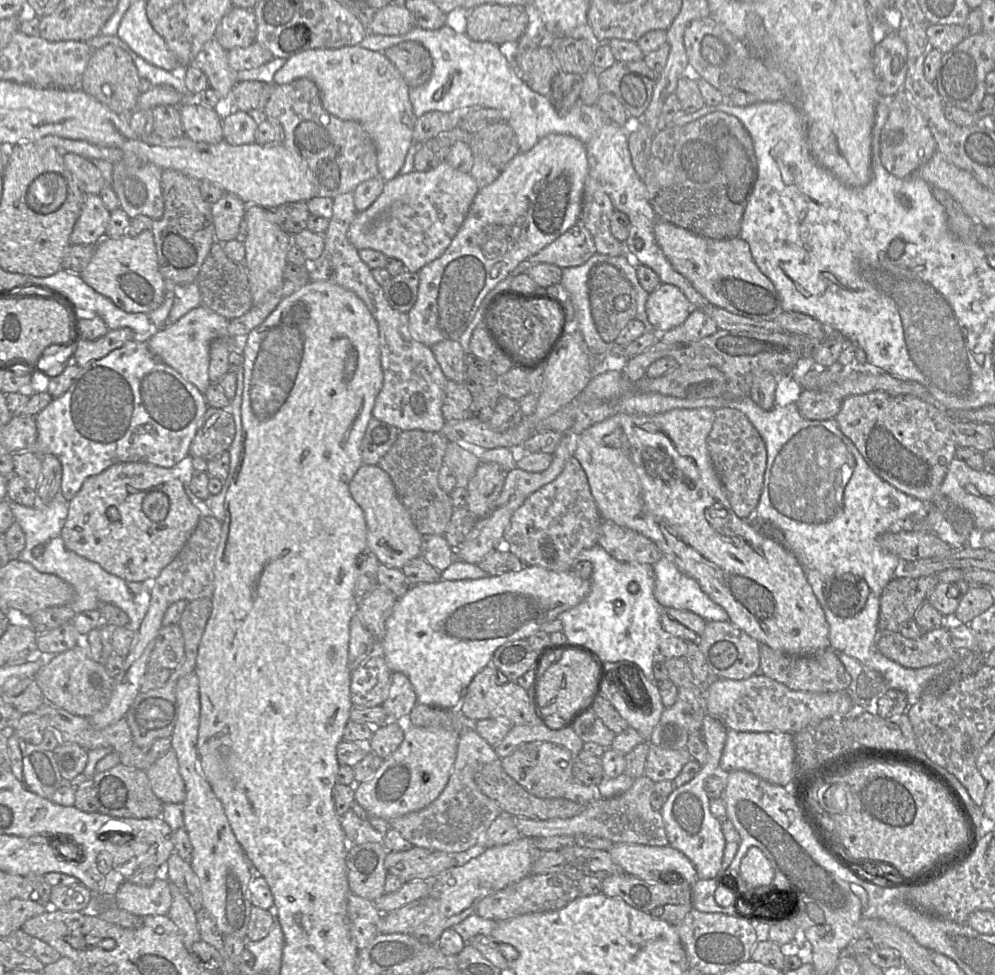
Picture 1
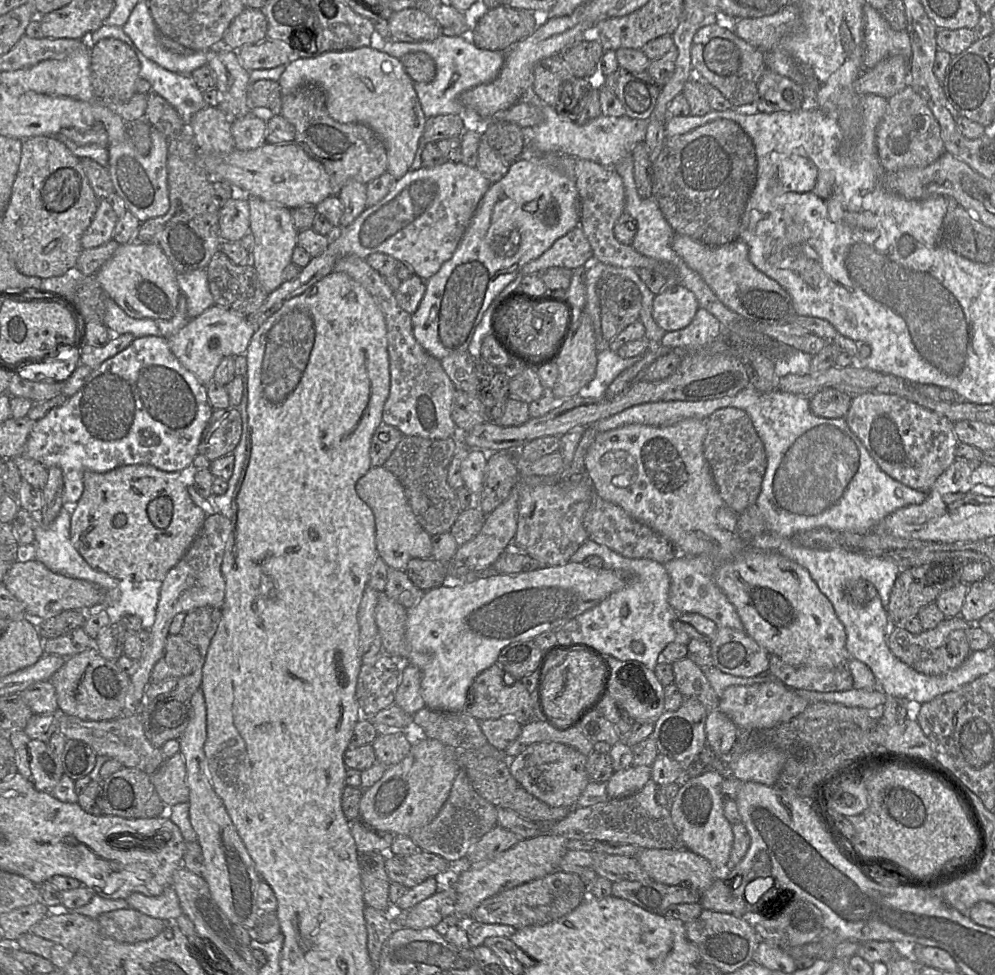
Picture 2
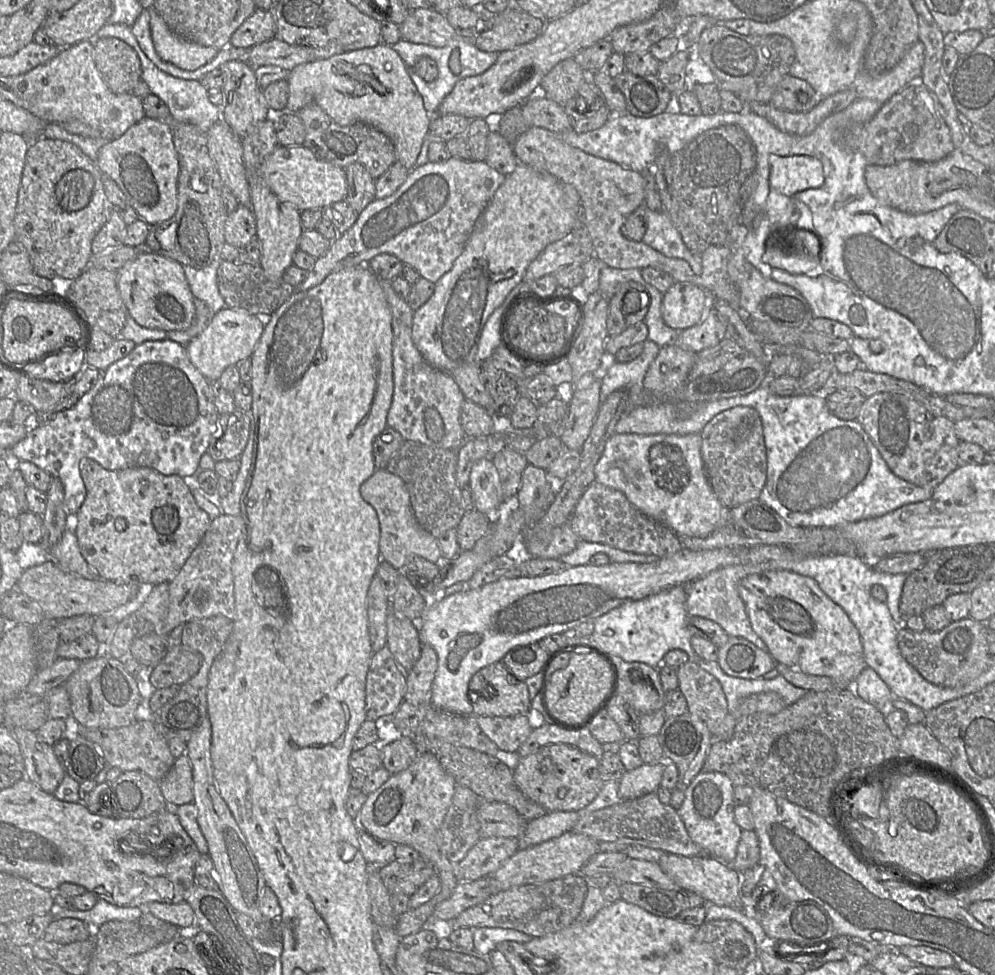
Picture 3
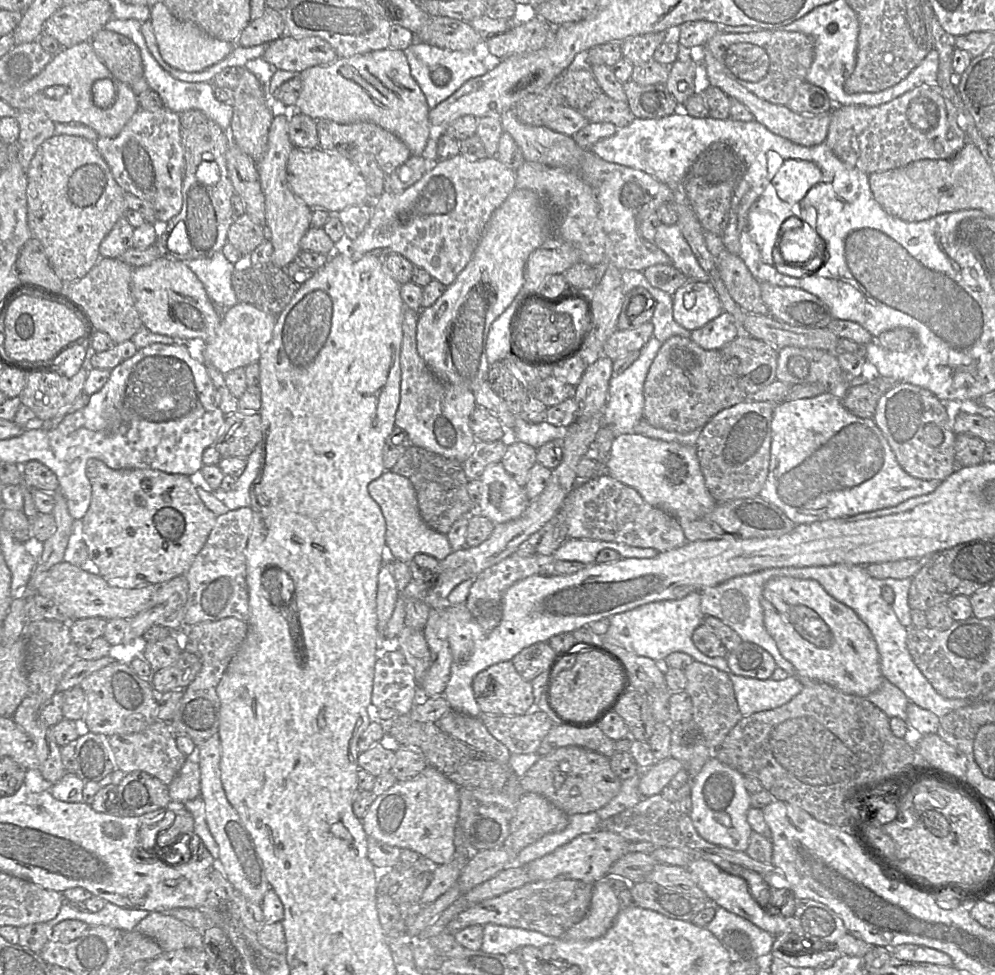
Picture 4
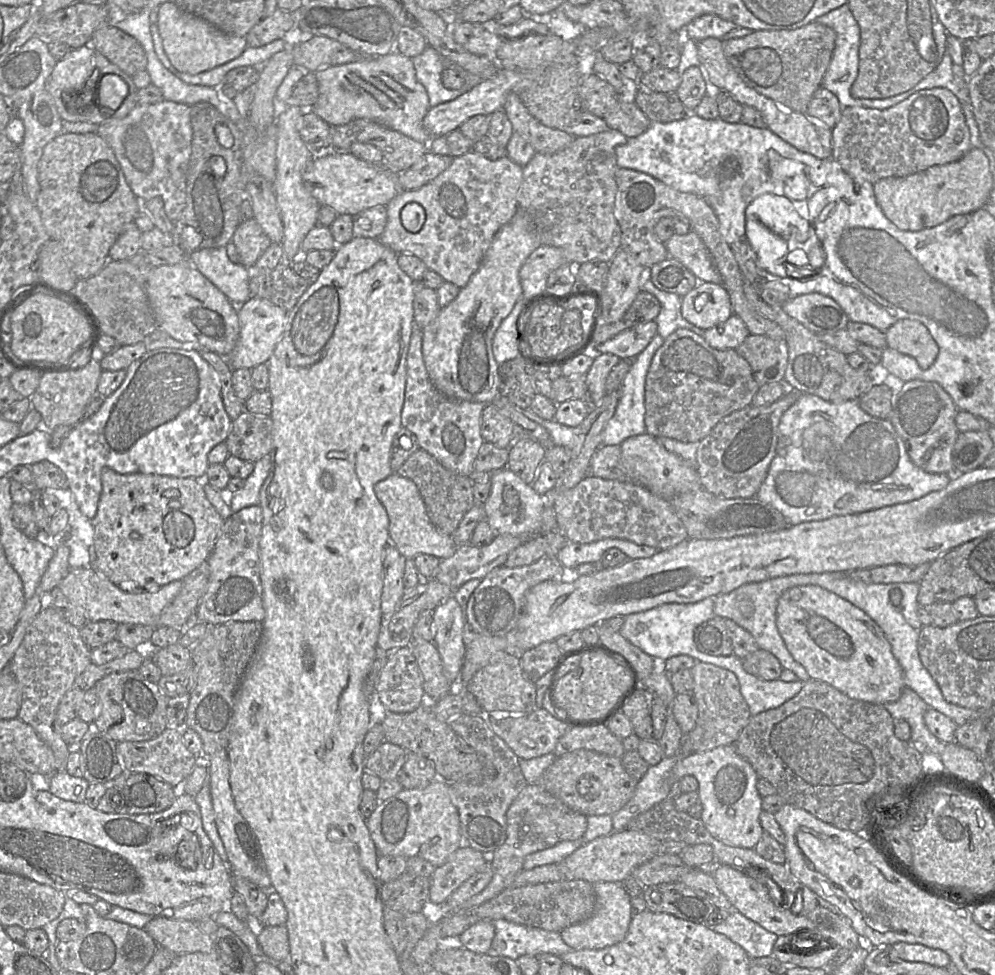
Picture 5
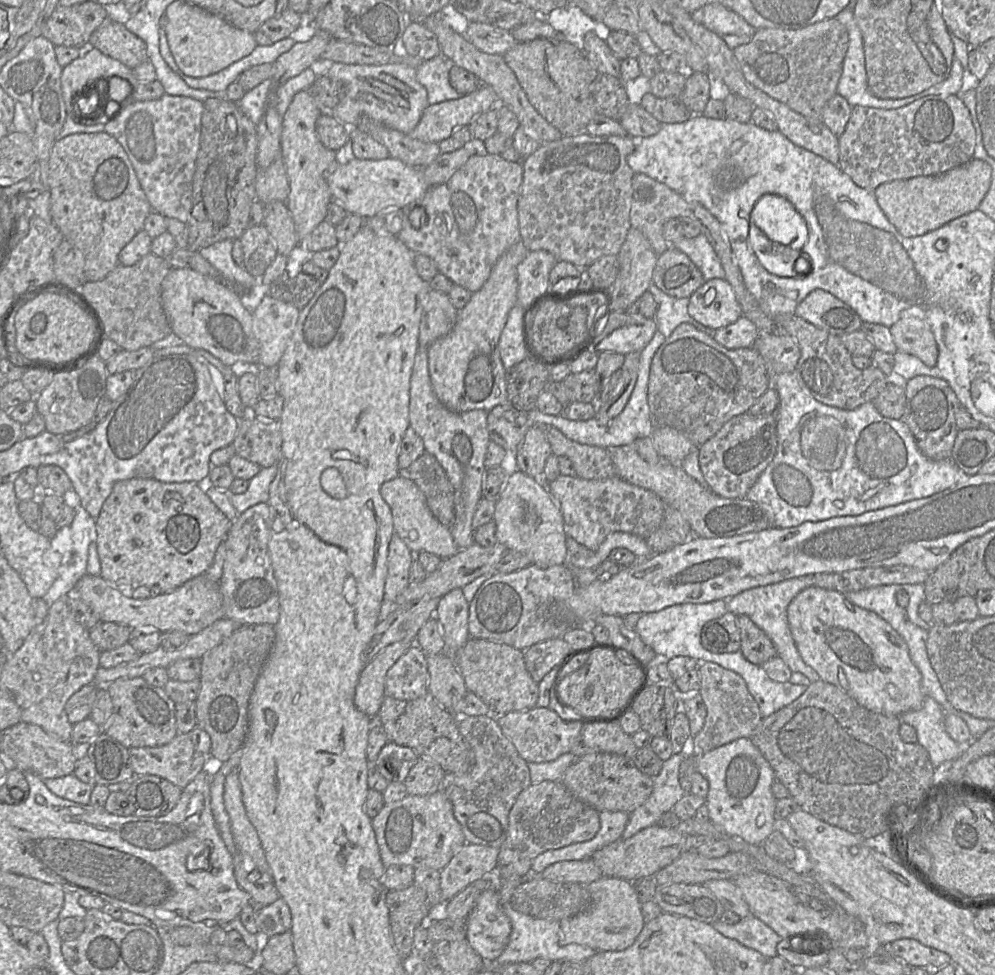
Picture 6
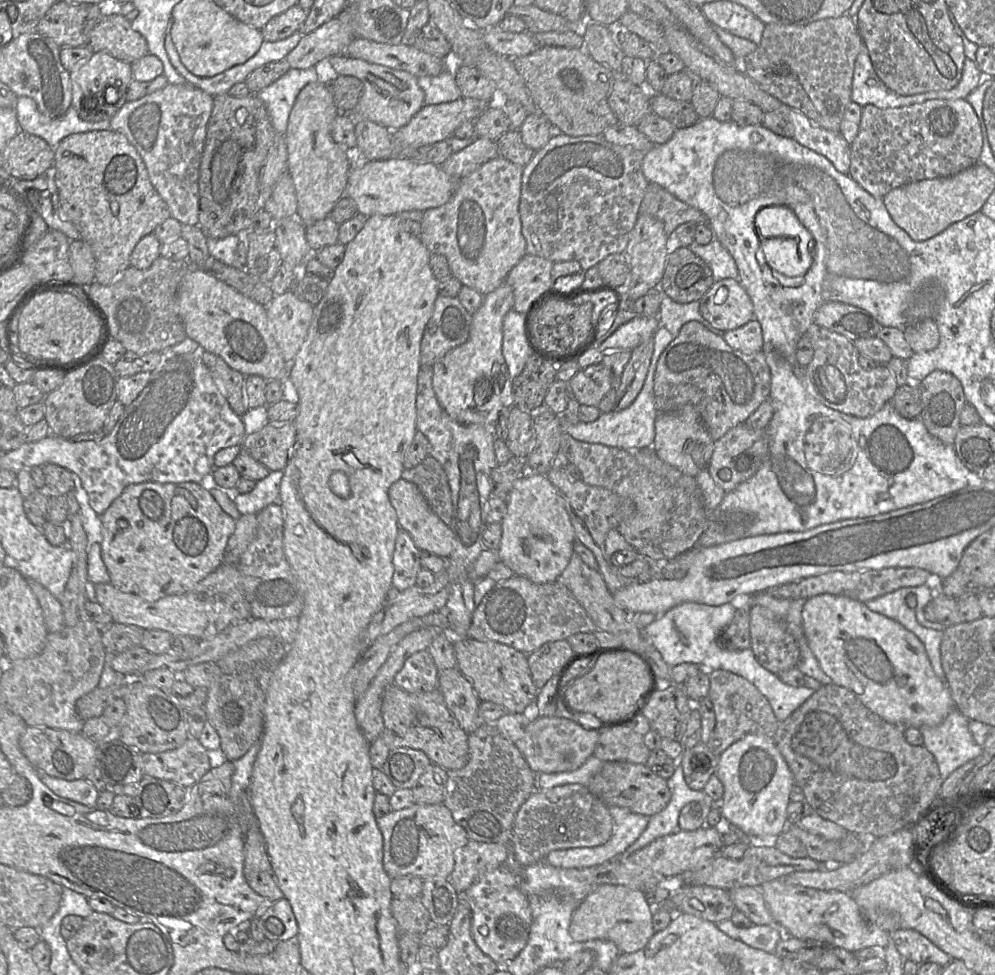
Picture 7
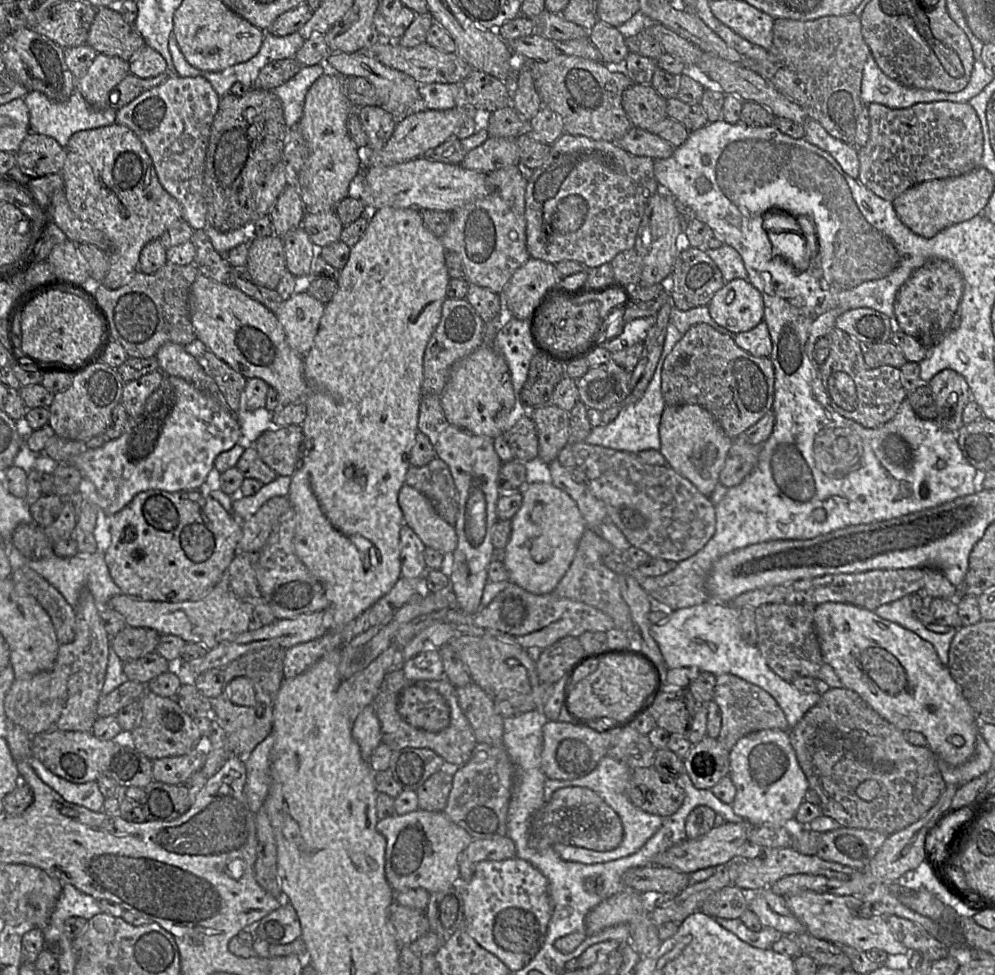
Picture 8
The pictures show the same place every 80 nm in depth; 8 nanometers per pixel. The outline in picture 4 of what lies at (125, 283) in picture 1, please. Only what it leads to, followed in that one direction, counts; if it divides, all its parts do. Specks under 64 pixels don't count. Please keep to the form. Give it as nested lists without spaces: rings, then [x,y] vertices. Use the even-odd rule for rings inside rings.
[[[160,257],[148,265],[133,269],[131,292],[140,319],[148,330],[172,338],[207,341],[221,319],[202,282],[181,260]]]

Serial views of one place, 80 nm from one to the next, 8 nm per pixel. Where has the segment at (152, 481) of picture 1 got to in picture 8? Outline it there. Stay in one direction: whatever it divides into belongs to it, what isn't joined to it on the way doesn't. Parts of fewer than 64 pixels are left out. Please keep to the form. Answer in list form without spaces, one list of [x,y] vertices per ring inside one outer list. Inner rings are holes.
[[[203,487],[177,492],[153,489],[140,492],[124,508],[110,517],[110,534],[111,543],[104,553],[104,559],[113,581],[120,588],[122,594],[143,601],[175,603],[200,600],[212,590],[237,553],[237,546],[242,537],[242,524],[233,513],[227,512]]]

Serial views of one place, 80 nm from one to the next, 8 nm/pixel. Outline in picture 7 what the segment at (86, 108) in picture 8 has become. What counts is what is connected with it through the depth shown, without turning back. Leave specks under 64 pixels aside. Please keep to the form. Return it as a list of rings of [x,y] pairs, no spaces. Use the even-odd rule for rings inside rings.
[[[28,96],[18,97],[16,114],[20,131],[38,136],[54,148],[70,134],[108,130],[111,121],[111,118],[100,121],[83,120],[72,106],[61,117],[50,119],[39,112],[36,102]]]

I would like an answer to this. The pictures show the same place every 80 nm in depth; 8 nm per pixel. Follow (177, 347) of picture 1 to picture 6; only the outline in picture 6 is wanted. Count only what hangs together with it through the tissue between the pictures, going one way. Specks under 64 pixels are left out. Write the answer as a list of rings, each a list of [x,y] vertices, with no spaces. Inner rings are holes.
[[[264,296],[252,310],[253,331],[260,344],[258,367],[276,368],[296,326],[300,309]]]

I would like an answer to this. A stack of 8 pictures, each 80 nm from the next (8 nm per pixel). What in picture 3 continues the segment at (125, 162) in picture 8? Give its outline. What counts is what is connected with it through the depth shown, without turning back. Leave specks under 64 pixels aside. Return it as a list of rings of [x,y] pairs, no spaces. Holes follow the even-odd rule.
[[[39,137],[29,140],[14,217],[15,239],[28,252],[34,271],[52,280],[55,277],[75,280],[91,263],[92,241],[115,209],[107,199],[102,172],[96,161],[71,142]]]

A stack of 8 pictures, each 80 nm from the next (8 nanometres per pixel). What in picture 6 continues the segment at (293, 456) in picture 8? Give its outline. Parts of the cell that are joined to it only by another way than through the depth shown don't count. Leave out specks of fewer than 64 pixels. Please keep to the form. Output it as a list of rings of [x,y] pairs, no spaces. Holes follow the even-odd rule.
[[[265,417],[238,419],[232,445],[237,455],[261,468],[276,465],[282,448],[280,421]]]

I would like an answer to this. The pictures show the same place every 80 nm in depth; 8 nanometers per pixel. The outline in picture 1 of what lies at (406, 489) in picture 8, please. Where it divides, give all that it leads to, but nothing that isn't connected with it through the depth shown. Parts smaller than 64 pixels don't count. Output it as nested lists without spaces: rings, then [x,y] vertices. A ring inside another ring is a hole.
[[[363,464],[350,482],[349,490],[365,515],[367,547],[377,556],[381,564],[401,569],[409,560],[421,555],[422,535],[400,502],[390,476],[381,467]]]

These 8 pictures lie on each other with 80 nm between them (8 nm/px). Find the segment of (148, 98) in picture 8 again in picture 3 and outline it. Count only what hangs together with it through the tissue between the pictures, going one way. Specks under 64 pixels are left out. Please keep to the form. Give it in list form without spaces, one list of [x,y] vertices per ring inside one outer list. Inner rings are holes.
[[[144,117],[131,125],[120,137],[107,141],[99,150],[97,165],[125,195],[130,205],[149,225],[170,219],[177,210],[179,158],[173,144],[171,127]]]

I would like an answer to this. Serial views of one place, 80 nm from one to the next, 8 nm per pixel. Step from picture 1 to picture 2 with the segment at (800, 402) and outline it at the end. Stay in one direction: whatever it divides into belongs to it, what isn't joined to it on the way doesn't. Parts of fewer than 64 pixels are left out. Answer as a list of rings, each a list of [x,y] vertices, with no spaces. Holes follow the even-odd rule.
[[[825,389],[809,397],[811,412],[823,418],[844,418],[853,396],[836,390]]]

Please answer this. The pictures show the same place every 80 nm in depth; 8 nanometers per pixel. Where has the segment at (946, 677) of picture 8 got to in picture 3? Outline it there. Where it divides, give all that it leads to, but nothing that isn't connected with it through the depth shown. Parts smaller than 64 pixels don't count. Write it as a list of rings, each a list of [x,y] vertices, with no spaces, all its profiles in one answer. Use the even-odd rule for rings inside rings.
[[[771,570],[763,573],[756,573],[747,576],[741,581],[739,585],[739,594],[746,606],[747,615],[753,630],[763,640],[763,642],[766,644],[767,652],[777,662],[783,663],[791,669],[803,672],[805,674],[833,678],[835,680],[847,683],[848,687],[852,687],[858,675],[867,666],[863,653],[862,640],[858,629],[852,623],[846,612],[821,590],[818,583],[813,578],[786,570]]]

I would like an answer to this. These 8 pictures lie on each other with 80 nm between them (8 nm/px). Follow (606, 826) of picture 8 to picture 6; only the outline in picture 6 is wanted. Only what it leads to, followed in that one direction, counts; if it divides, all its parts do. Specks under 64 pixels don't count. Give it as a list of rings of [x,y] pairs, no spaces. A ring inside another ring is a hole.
[[[561,782],[531,784],[518,795],[509,812],[507,837],[499,848],[492,885],[500,892],[503,882],[529,874],[532,861],[539,854],[589,841],[599,829],[599,812],[573,796]]]

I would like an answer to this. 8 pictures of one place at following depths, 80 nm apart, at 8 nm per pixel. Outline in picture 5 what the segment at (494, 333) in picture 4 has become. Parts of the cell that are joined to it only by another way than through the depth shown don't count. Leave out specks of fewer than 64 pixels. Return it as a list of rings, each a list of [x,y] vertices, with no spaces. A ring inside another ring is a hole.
[[[521,297],[516,302],[509,315],[501,322],[495,332],[492,350],[498,364],[518,357],[515,321],[524,300],[525,299]]]

